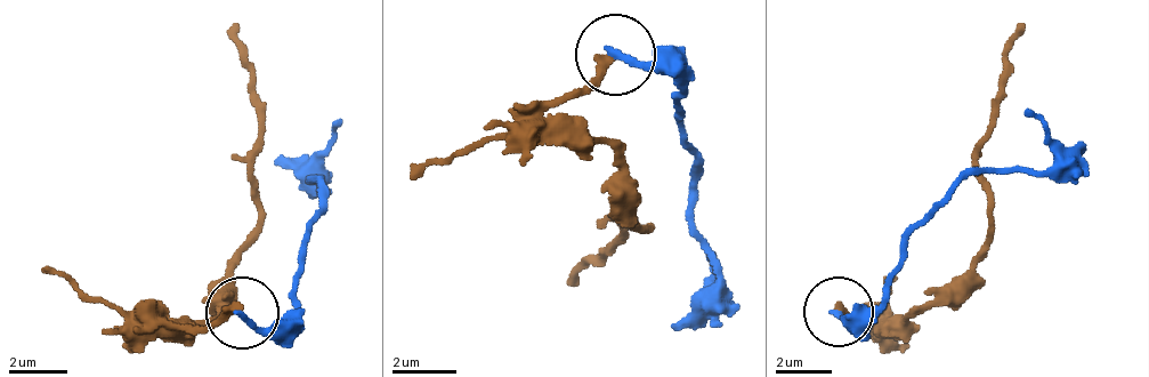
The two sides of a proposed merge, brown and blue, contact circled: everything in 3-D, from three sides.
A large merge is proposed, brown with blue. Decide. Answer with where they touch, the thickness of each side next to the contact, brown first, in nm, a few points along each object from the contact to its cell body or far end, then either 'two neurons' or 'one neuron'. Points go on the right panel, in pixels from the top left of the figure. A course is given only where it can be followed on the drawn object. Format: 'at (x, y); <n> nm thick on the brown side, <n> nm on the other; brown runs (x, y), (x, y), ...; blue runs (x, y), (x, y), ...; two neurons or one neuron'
at (838, 311); 280 nm thick on the brown side, 220 nm on the other; brown runs (839, 310), (873, 327), (903, 326), (976, 262), (988, 218), (988, 121), (1001, 66), (1025, 25); blue runs (839, 310), (857, 321), (883, 299), (899, 237), (976, 174), (1040, 174), (1056, 159), (1056, 138), (1026, 110); two neurons

